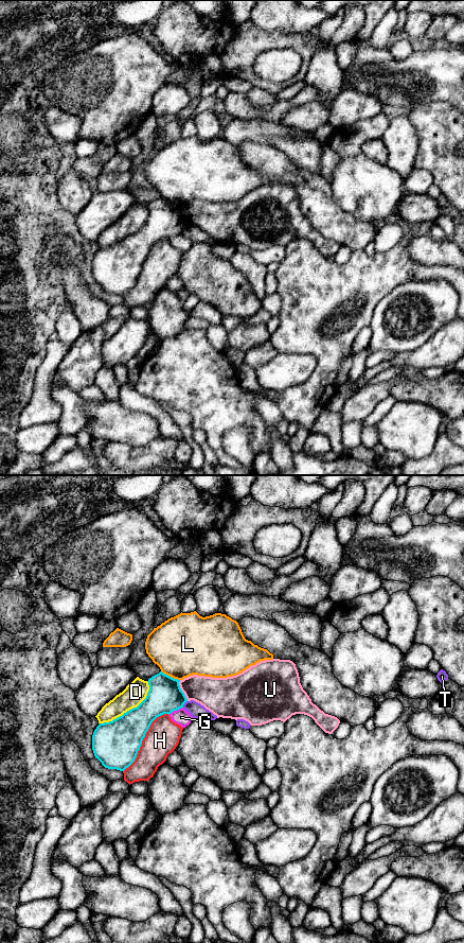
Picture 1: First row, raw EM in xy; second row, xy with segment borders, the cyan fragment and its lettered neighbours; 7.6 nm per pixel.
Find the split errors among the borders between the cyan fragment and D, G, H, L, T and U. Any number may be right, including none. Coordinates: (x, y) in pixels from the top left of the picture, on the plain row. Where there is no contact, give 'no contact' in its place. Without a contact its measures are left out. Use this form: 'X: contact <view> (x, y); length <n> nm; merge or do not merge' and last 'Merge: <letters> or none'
D: contact xy (129, 234); length 500 nm; do not merge
G: contact xy (175, 234); length 130 nm; do not merge
H: contact xy (142, 264); length 550 nm; do not merge
L: contact xy (171, 202); length 160 nm; do not merge
T: contact xy (184, 227); length 70 nm; do not merge
U: contact xy (181, 215); length 170 nm; do not merge
Merge: none

